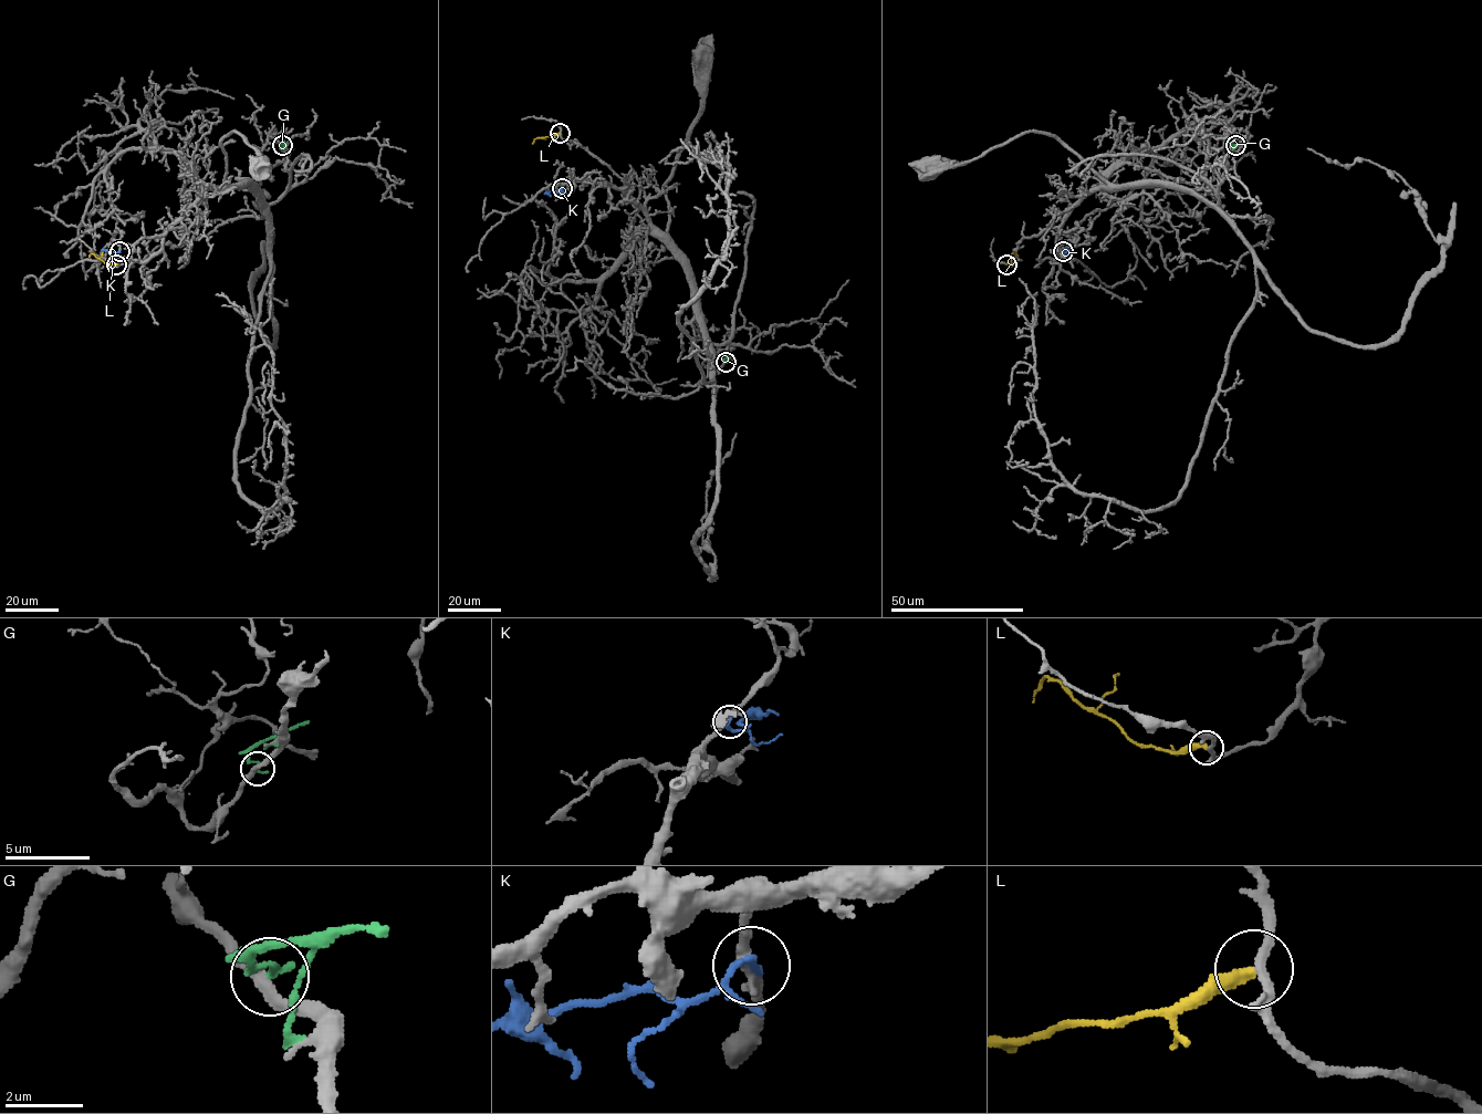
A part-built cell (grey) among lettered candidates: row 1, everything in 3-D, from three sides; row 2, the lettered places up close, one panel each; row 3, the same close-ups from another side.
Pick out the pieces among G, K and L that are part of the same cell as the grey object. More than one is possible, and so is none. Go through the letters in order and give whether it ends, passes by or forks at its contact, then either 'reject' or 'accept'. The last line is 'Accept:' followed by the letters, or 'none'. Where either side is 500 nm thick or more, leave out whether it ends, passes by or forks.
G: it ends; reject
K: it ends; reject
L: it ends; reject
Accept: none

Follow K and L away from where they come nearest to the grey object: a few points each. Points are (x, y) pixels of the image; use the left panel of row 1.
K: (119, 251), (106, 250)
L: (116, 264), (105, 263), (91, 252), (90, 257)

